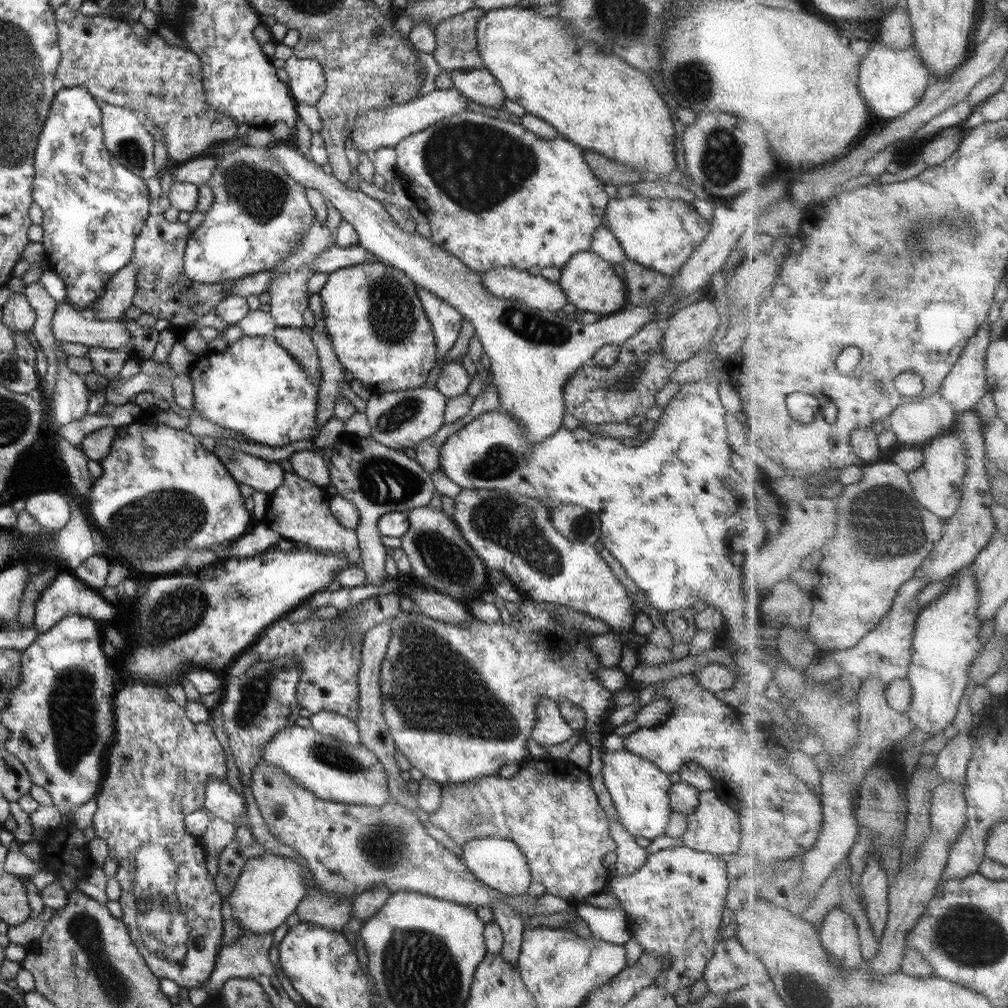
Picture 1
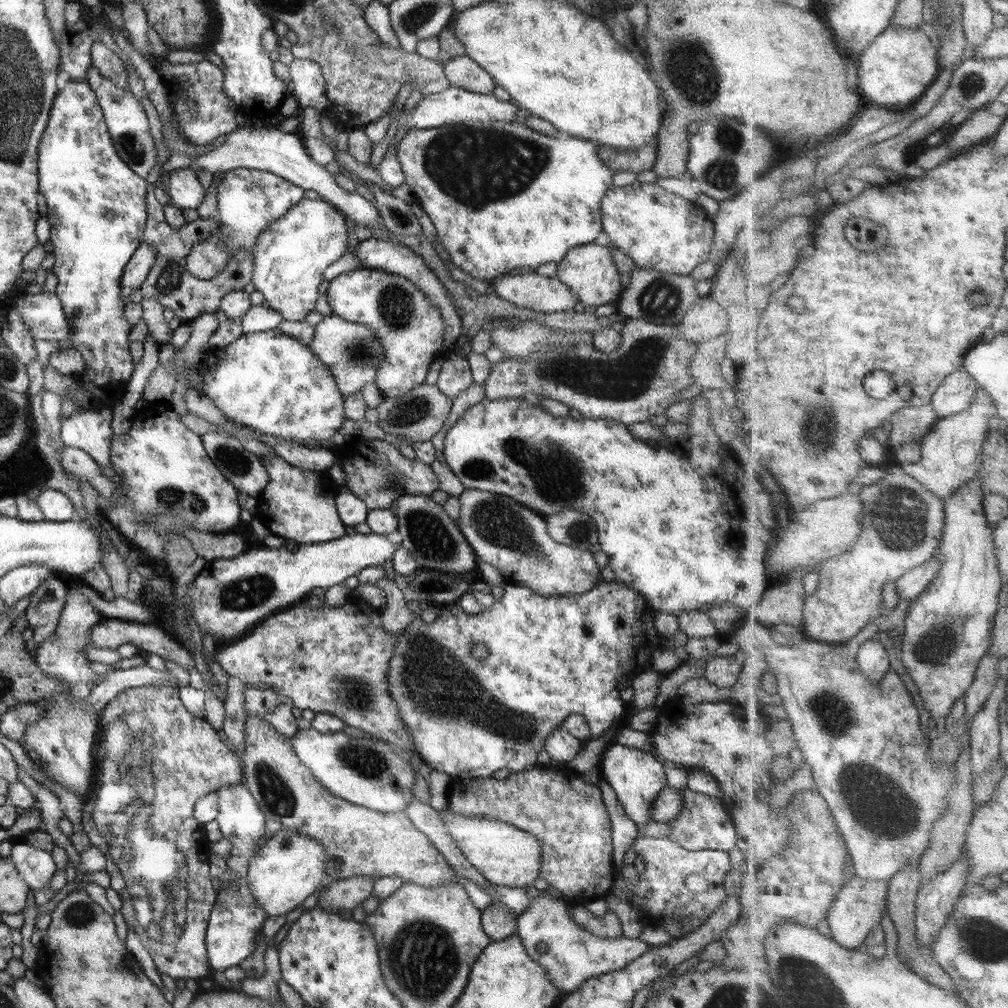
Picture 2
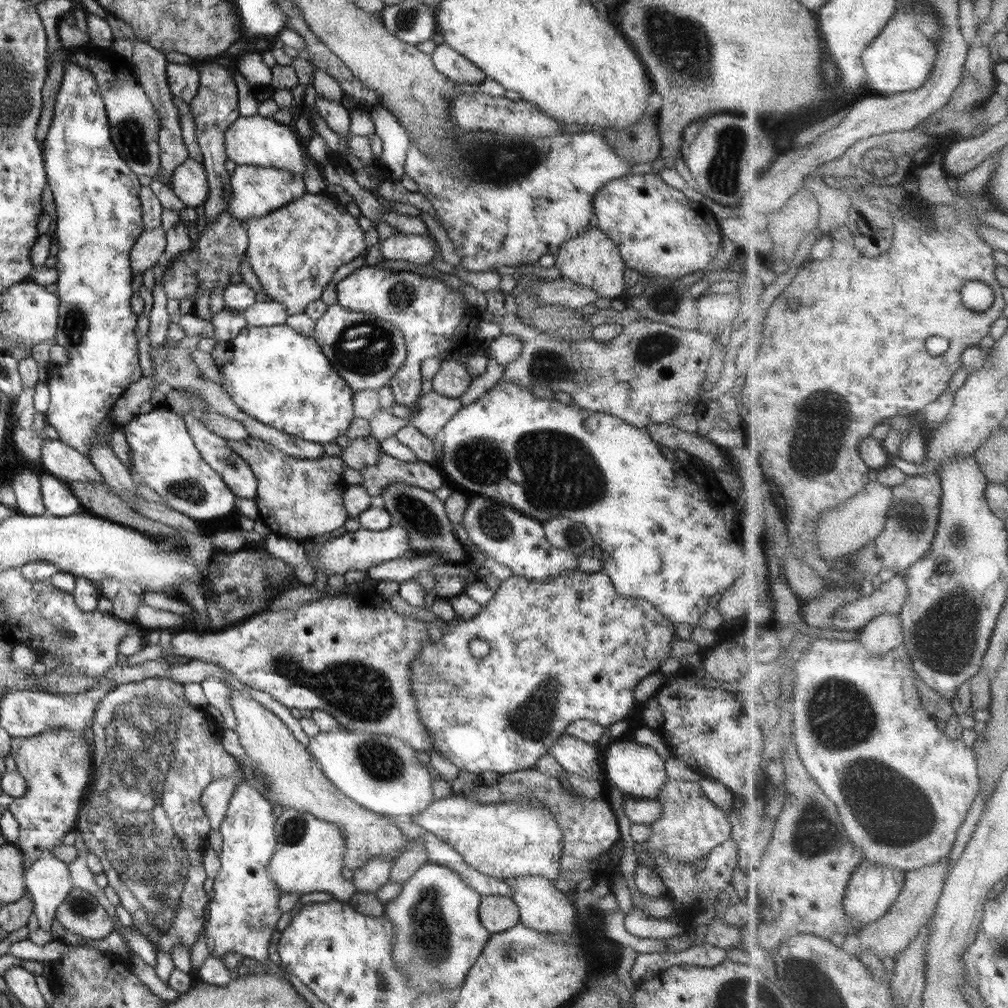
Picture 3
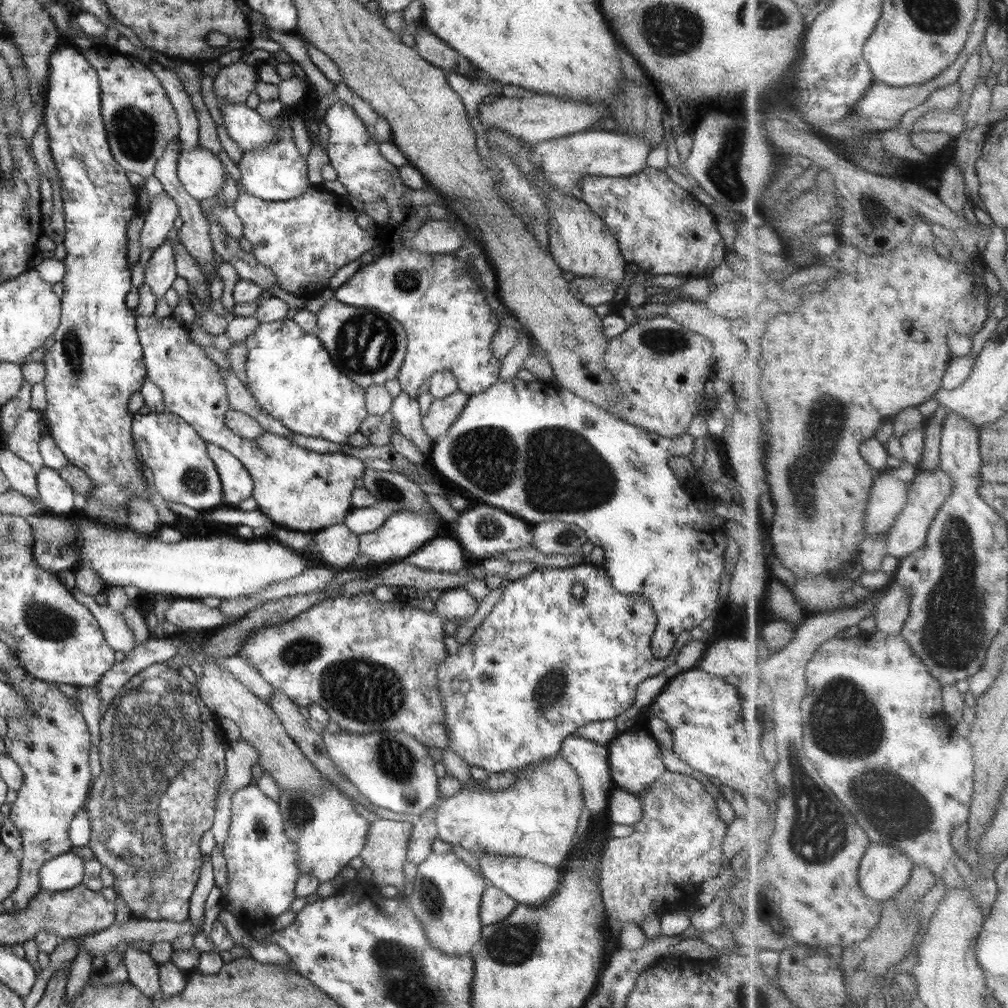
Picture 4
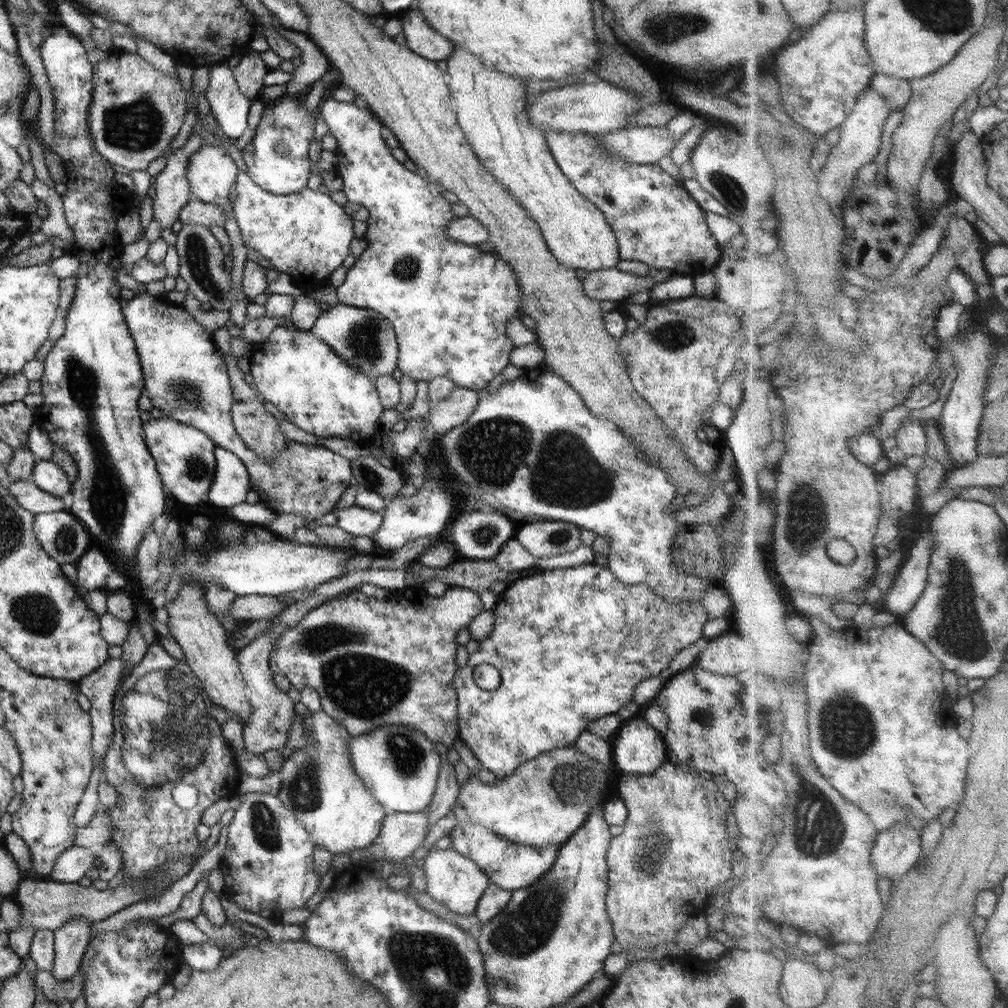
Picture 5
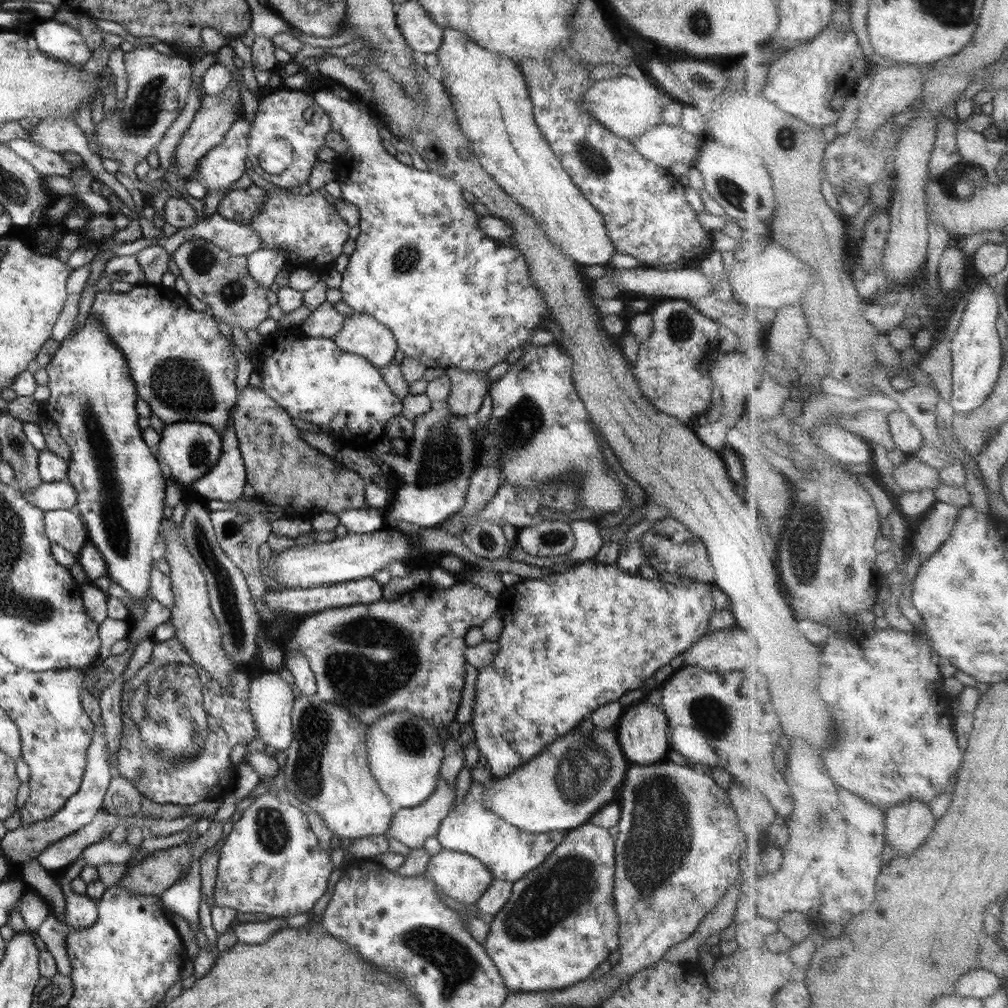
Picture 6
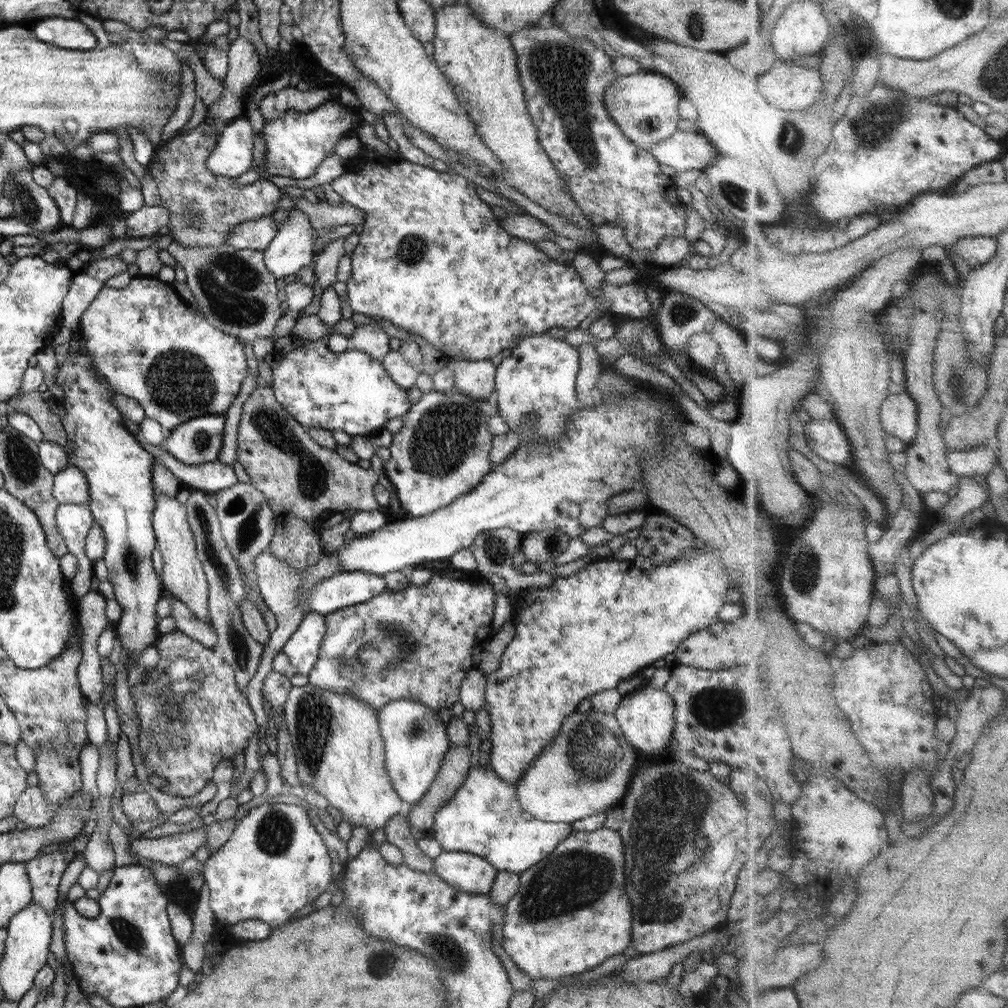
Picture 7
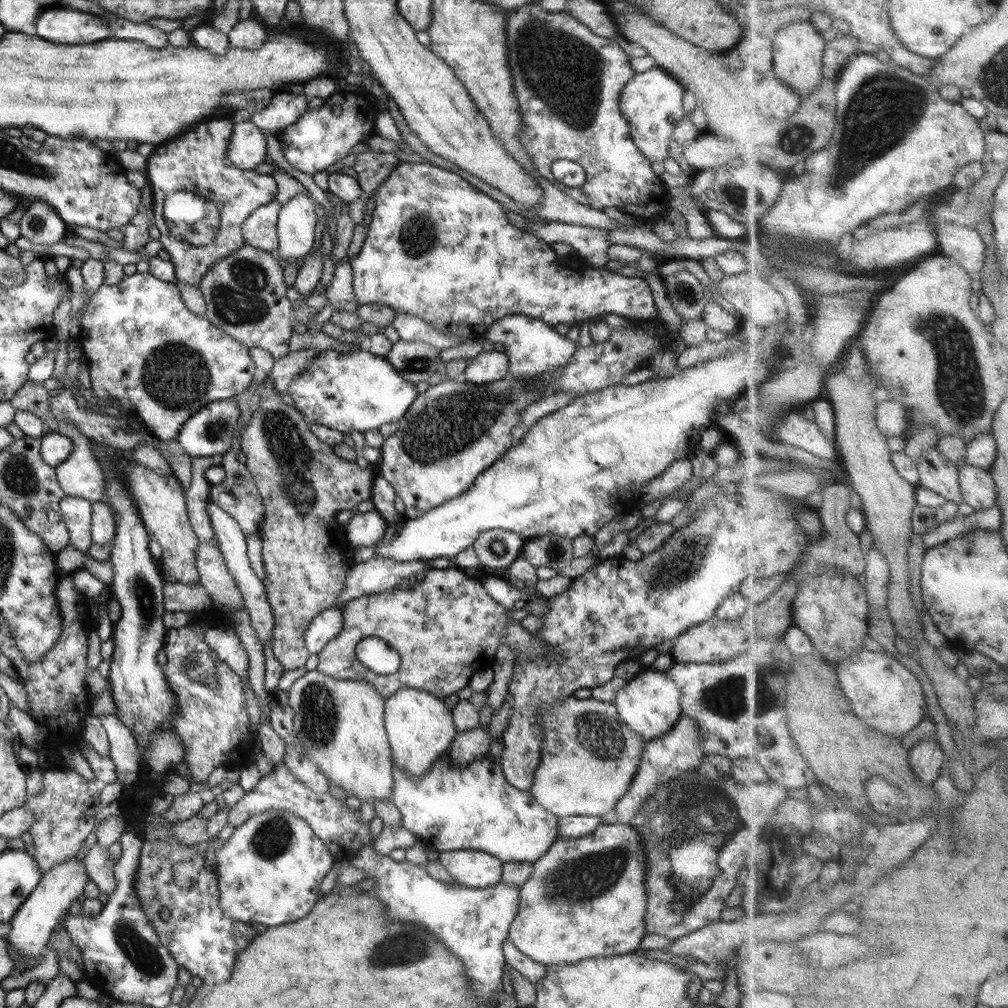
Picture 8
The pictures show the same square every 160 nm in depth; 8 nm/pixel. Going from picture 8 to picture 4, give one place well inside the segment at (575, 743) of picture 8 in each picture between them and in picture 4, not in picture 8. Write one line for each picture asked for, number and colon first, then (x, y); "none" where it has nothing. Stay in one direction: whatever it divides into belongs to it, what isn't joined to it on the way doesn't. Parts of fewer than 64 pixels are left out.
4: (536, 817)
5: (545, 800)
6: (568, 783)
7: (586, 769)

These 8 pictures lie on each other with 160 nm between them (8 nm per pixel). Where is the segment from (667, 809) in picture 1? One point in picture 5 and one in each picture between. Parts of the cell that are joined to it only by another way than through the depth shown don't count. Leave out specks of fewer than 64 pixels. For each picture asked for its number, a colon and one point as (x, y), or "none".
2: (637, 777)
3: (638, 771)
4: (634, 757)
5: (638, 749)

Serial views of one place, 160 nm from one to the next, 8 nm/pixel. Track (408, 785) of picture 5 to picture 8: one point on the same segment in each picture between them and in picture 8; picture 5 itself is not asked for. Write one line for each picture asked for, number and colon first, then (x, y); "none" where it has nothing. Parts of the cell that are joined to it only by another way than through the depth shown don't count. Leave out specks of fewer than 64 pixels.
6: (405, 753)
7: (415, 740)
8: (420, 728)

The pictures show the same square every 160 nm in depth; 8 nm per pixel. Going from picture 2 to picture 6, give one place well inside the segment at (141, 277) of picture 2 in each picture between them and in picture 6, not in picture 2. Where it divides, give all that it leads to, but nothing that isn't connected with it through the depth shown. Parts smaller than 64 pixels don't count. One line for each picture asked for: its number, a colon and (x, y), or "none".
3: (149, 248)
4: (159, 221)
5: (171, 192)
6: (208, 128)

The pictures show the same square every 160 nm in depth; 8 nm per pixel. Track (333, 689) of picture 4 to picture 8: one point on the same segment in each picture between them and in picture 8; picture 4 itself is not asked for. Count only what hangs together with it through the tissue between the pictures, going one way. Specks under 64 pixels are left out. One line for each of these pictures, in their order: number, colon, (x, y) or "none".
5: (374, 663)
6: (406, 653)
7: (427, 633)
8: (446, 627)

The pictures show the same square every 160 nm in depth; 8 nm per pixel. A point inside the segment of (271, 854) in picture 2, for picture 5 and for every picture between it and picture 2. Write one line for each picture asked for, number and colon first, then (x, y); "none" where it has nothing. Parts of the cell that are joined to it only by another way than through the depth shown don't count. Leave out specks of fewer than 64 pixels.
3: (309, 856)
4: (328, 831)
5: (317, 782)

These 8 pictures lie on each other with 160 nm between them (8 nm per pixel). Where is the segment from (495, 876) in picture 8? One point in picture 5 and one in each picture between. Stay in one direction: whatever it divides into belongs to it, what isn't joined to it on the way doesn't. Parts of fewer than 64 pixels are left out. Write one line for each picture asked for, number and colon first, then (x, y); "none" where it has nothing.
5: (453, 880)
6: (464, 878)
7: (466, 872)

